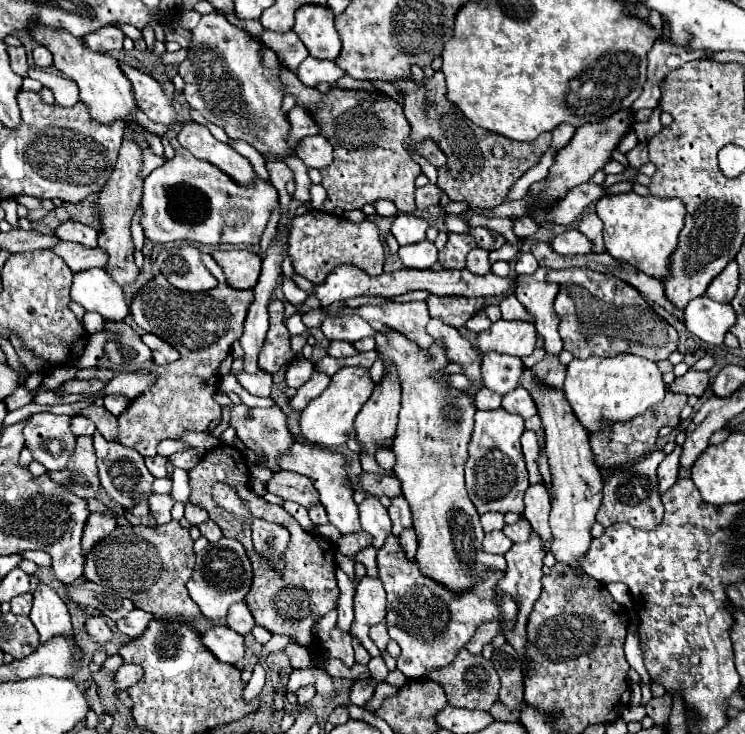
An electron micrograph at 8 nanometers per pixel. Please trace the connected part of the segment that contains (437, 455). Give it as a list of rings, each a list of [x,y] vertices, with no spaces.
[[[388,330],[388,334],[384,332],[376,334],[376,350],[382,352],[384,366],[394,362],[400,372],[402,408],[400,408],[400,422],[398,422],[392,452],[396,456],[394,474],[402,482],[404,498],[410,502],[410,508],[412,508],[414,530],[418,538],[416,564],[420,566],[420,572],[424,576],[430,576],[434,582],[444,584],[454,594],[462,594],[464,590],[470,590],[476,582],[480,582],[484,578],[484,572],[504,570],[504,556],[498,558],[498,556],[486,554],[482,548],[484,530],[480,526],[480,516],[464,488],[464,464],[468,460],[468,442],[470,442],[470,434],[474,428],[476,408],[472,406],[472,400],[464,396],[460,390],[452,390],[444,386],[446,376],[442,376],[440,380],[434,380],[430,376],[432,372],[448,364],[444,348],[438,342],[434,342],[434,346],[428,352],[424,352],[414,342],[404,338],[402,334]]]

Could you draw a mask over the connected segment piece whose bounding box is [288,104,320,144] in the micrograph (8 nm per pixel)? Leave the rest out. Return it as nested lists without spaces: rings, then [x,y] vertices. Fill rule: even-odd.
[[[298,104],[288,112],[288,120],[292,124],[290,144],[294,144],[296,140],[306,138],[306,136],[320,134],[320,126],[316,126],[316,122],[312,122],[312,116],[308,114],[308,110],[302,110],[302,106],[298,106]]]

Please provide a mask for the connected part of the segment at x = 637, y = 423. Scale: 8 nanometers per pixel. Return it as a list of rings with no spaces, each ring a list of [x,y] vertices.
[[[666,392],[666,398],[662,402],[658,402],[656,406],[652,406],[652,410],[646,410],[646,414],[640,414],[640,418],[632,418],[632,422],[616,422],[616,426],[612,426],[612,430],[604,430],[604,434],[590,434],[590,446],[596,458],[598,468],[620,468],[626,462],[638,460],[644,454],[654,450],[654,444],[658,442],[658,430],[662,426],[678,426],[680,424],[680,410],[686,406],[688,396],[686,394],[674,394],[674,392]]]

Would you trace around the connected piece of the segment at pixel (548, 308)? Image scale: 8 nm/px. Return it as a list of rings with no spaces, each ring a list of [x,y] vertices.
[[[538,268],[532,276],[516,278],[516,298],[534,316],[534,326],[544,338],[544,350],[550,354],[562,352],[562,338],[558,334],[560,316],[554,312],[554,298],[558,286],[546,280],[548,268]]]

